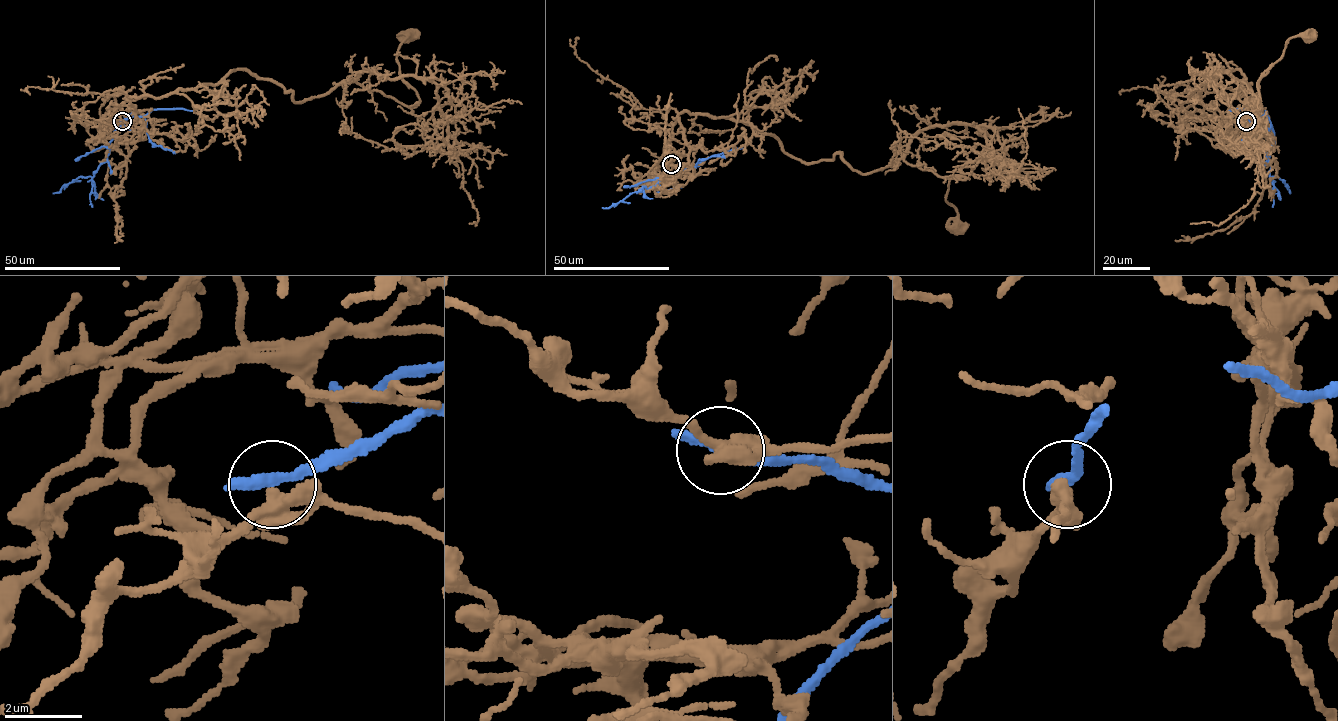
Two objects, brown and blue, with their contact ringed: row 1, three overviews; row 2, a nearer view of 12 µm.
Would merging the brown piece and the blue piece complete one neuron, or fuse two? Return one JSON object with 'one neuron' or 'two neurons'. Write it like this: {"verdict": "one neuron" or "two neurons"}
{"verdict": "two neurons"}

